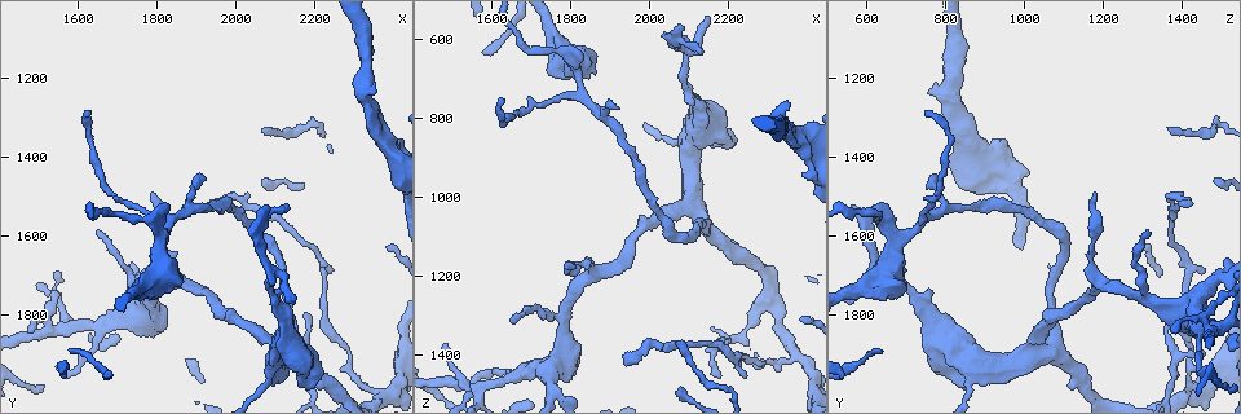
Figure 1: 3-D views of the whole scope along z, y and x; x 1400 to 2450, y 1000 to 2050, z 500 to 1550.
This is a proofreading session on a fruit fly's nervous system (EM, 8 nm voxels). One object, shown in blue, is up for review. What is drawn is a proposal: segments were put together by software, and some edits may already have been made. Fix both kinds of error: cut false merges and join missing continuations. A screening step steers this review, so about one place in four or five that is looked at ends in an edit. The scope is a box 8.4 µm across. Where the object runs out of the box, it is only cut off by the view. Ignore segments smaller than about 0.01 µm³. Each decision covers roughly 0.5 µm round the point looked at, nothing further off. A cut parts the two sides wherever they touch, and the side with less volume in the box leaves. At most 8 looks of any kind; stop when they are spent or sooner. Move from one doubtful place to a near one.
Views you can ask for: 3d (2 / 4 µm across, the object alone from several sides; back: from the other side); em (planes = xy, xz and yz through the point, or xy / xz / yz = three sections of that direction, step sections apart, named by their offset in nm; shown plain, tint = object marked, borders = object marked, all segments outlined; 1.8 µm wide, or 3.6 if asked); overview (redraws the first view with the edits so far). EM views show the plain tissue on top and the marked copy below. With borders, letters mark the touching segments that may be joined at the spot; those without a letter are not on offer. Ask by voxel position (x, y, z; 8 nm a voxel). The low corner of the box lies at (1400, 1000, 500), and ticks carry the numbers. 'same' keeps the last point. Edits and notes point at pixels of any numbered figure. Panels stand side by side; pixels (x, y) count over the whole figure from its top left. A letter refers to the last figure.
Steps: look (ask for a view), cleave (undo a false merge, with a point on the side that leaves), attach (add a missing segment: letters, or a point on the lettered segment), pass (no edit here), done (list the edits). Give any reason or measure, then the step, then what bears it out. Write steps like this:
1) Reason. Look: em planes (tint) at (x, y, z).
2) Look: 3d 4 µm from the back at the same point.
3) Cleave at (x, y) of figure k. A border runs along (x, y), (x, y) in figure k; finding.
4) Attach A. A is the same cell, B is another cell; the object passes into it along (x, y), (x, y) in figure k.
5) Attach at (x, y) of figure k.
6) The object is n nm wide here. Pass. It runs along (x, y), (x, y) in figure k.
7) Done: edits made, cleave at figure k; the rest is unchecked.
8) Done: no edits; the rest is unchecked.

Three-way junction. Look: 3d 4 µm at (1745, 1765, 1440).

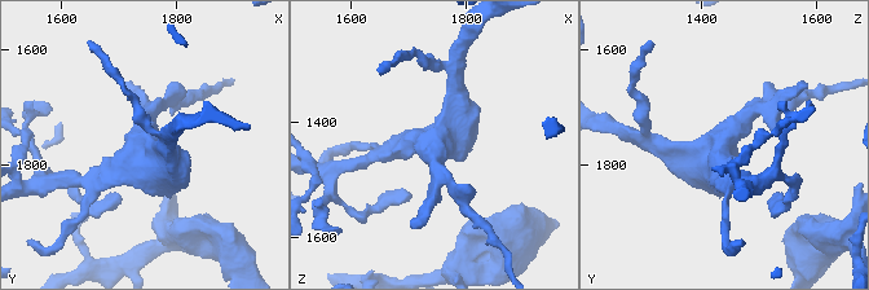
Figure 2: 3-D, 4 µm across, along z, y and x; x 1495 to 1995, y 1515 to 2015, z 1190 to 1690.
3 arms meet here; the arms are 220, 220, 260 nm wide. Look: em yz step 16 (borders) at (1750, 1765, 1440).

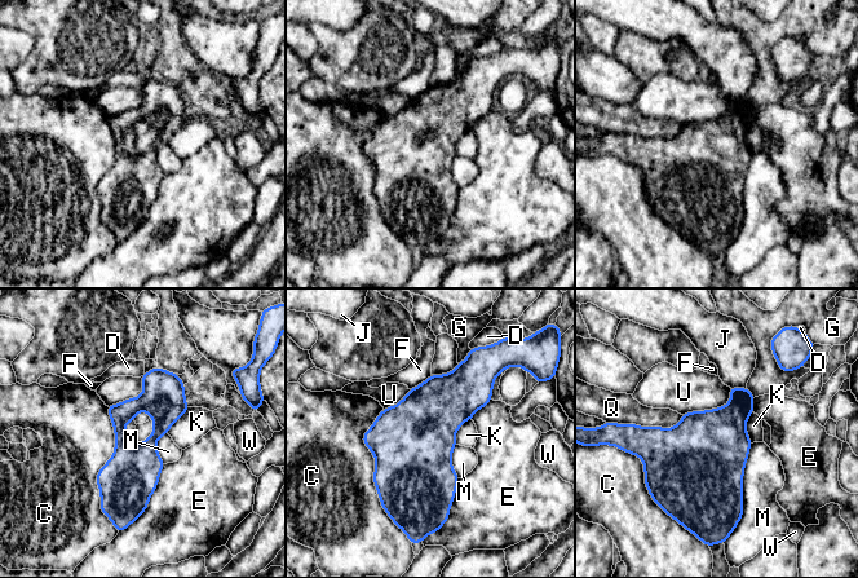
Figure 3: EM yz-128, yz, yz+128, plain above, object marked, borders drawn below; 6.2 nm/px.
The object is 100 nm wide here. Pass. C, D, E, F, G, J, K, M, Q, U and W are other cells; a border runs along (752, 411), (746, 423), (751, 442) in figure 3; continuous, no second neuron.

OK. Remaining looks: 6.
Look: em 3.6 µm planes (borders) at (1935, 1520, 1430).

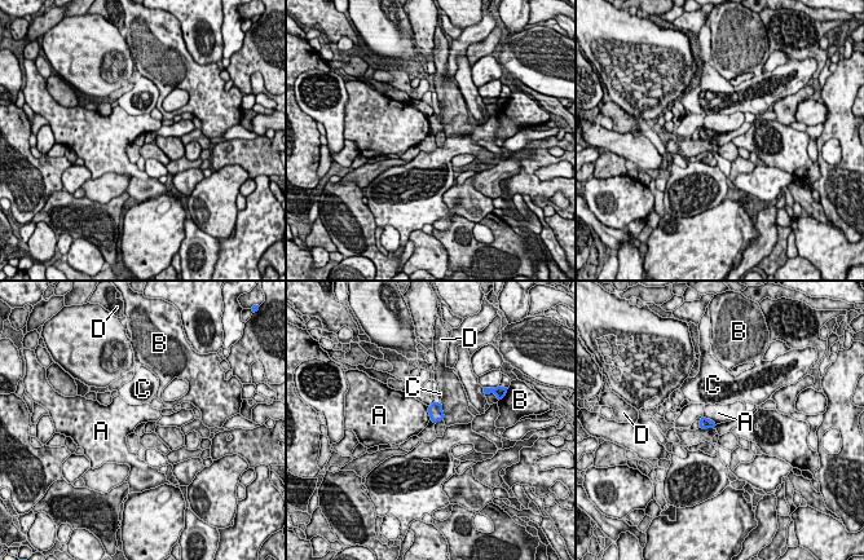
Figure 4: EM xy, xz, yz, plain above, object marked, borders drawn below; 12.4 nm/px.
The object is 100 nm wide here. Pass. A, B, C and D are other cells; none of them fits.

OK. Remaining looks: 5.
Stops while still wide. Look: em xz step 4 (borders) at (2380, 1350, 945).

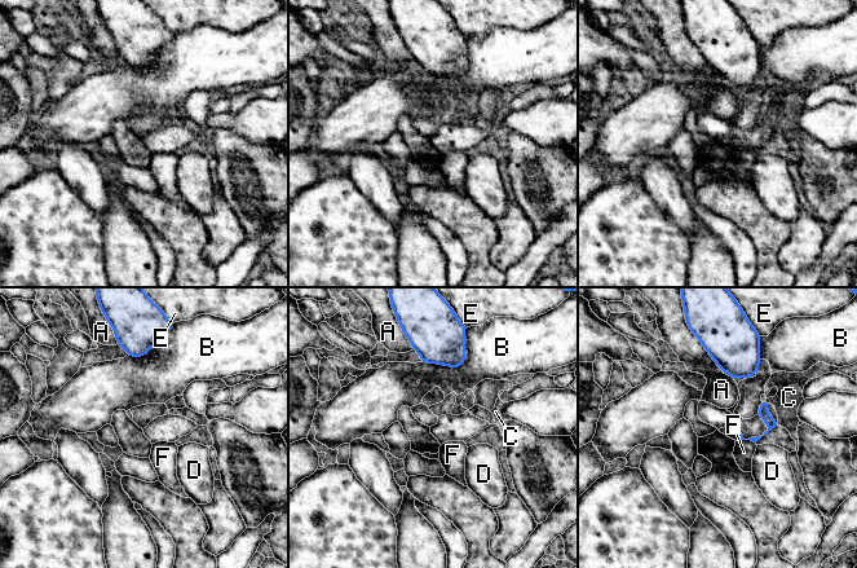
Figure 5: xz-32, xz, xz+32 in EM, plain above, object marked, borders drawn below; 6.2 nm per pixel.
The longest contact is with B, 280 nm. Pass. A, B, C, D, E and F are other cells; no lettered segment goes on from it.

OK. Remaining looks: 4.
Done: no edits; the rest is unchecked.

